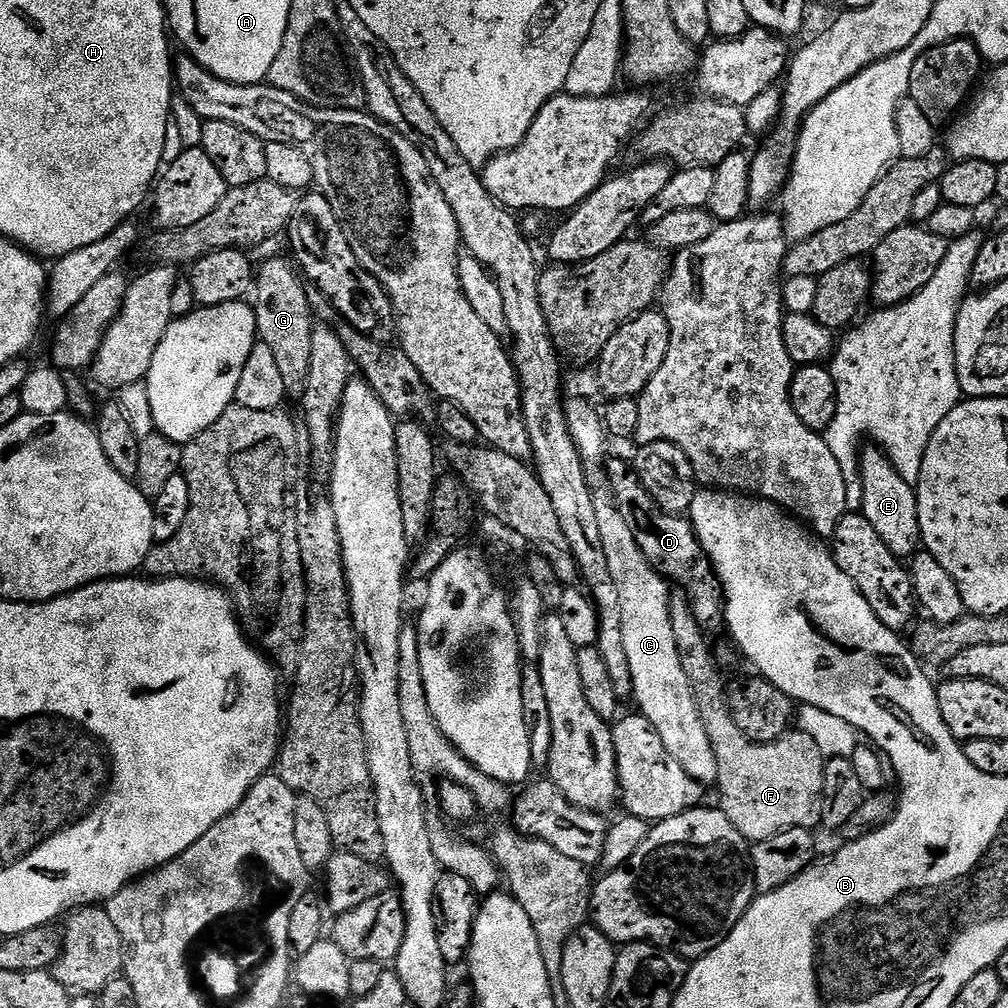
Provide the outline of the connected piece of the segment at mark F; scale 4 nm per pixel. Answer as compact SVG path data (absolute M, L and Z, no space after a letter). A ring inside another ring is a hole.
M679 590L673 591L670 597L670 627L674 629L674 642L678 642L678 658L682 662L682 670L686 670L686 678L694 694L696 709L702 718L702 726L706 726L706 734L710 738L710 746L718 762L718 778L715 787L720 788L720 801L718 801L720 811L726 814L726 818L730 818L734 830L742 834L745 842L774 838L774 834L791 828L819 829L824 805L822 774L825 756L818 750L818 746L814 746L814 742L810 742L807 734L799 730L789 730L776 741L768 744L755 744L754 741L743 736L742 731L738 730L734 719L731 718L726 687L724 688L724 680L720 677L721 665L714 655L714 648L708 645L709 637L701 630L700 623L696 621L692 603Z

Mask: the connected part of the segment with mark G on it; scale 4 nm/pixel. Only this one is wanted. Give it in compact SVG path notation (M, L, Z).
M276 256L259 265L254 276L256 335L259 343L270 346L282 374L282 386L289 397L303 397L306 378L310 378L310 338L314 327L312 307L308 304L308 288L291 259Z

